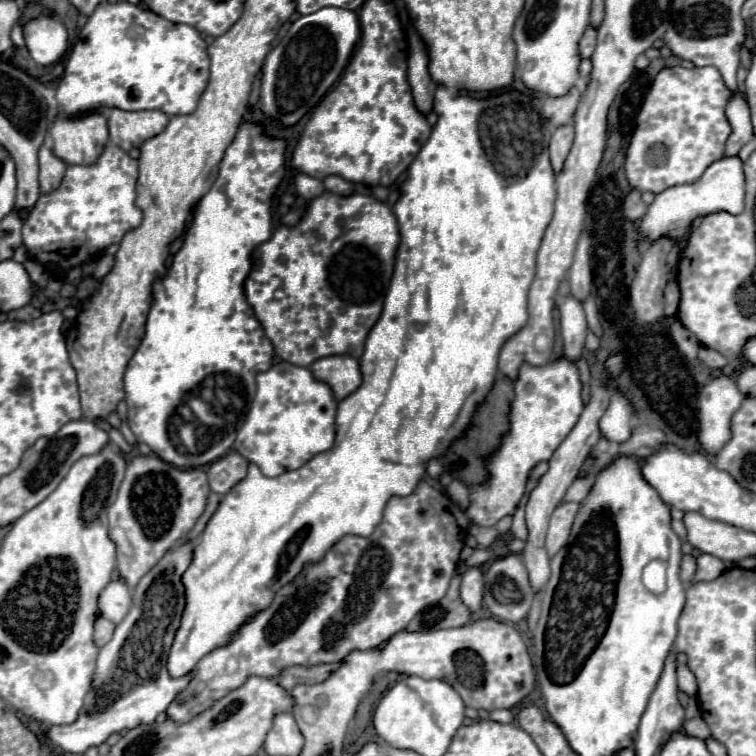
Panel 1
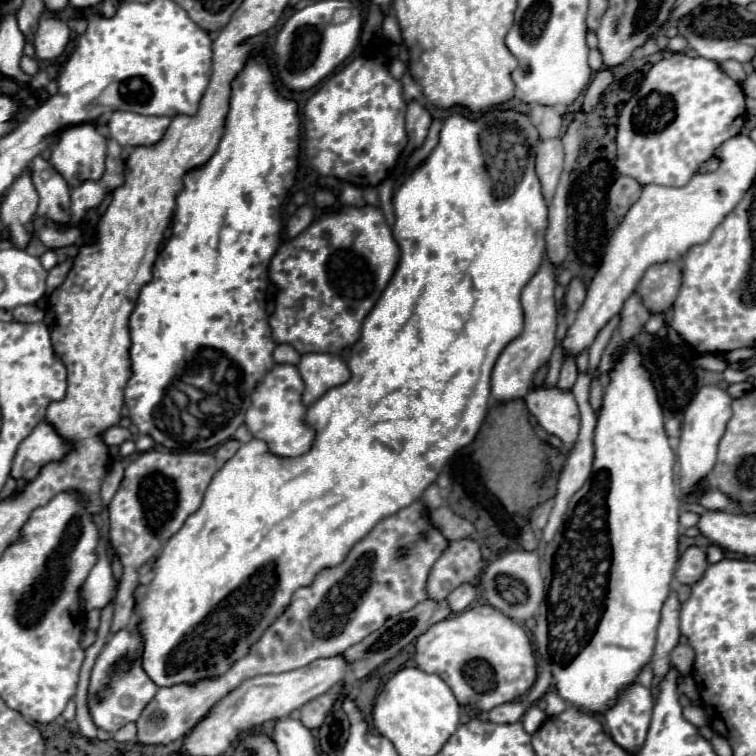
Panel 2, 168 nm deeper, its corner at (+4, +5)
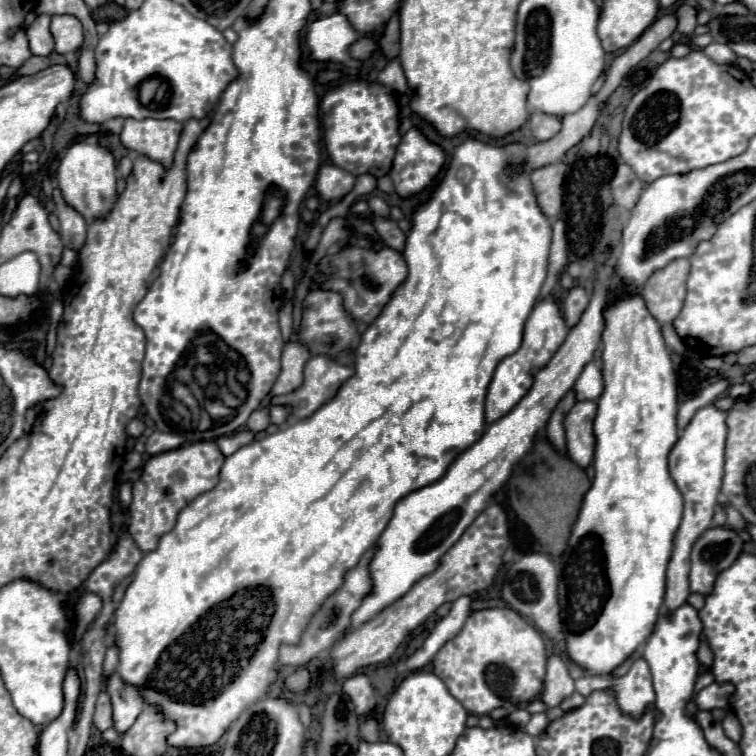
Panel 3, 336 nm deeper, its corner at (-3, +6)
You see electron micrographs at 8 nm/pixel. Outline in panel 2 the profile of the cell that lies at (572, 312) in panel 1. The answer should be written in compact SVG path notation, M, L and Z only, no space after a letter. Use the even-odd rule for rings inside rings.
M567 354L567 356L565 356L565 362L563 362L563 366L561 366L559 386L571 388L571 386L575 384L575 380L577 380L577 374L579 374L579 370L577 370L577 366L575 366L575 356L573 356L573 354Z

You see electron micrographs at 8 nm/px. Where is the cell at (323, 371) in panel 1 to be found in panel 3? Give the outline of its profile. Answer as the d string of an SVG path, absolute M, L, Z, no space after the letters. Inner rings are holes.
M322 355L310 357L304 367L304 383L292 393L278 397L278 403L290 407L294 417L306 419L324 403L328 403L336 395L340 385L352 375L352 367L330 361Z

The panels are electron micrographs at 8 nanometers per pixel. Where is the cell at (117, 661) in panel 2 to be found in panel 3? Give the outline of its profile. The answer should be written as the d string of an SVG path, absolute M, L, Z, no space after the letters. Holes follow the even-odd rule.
M118 675L110 677L108 689L114 707L114 729L118 733L126 733L126 729L130 729L130 725L142 711L144 701L136 689L130 689L130 685L122 685L122 679Z

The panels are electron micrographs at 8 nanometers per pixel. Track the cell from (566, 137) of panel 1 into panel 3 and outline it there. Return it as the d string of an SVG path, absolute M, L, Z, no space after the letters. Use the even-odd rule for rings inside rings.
M554 163L554 165L546 165L546 167L530 173L530 183L532 183L532 191L536 195L538 207L542 209L542 213L548 219L552 219L560 213L562 185L564 185L566 169L568 167L564 163Z

